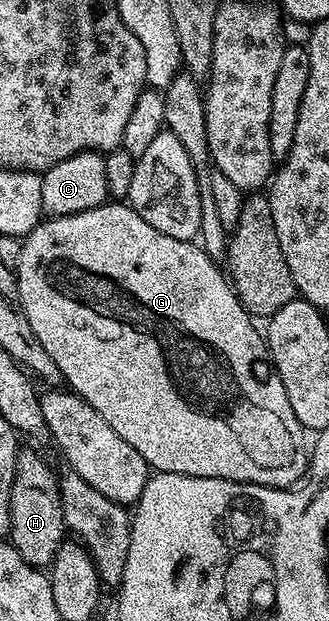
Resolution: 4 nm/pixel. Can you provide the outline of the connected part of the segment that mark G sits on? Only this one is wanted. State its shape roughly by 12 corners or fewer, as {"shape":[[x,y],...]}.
{"shape":[[125,202],[16,268],[158,473],[290,489],[307,432],[197,242]]}

